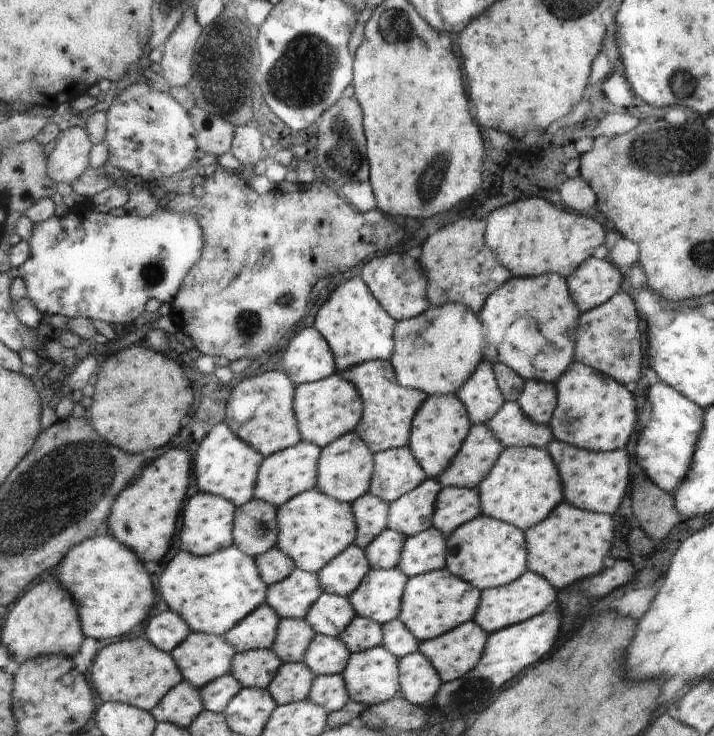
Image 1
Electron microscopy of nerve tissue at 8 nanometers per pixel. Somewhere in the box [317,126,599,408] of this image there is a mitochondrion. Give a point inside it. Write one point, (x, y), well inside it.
(430, 179)

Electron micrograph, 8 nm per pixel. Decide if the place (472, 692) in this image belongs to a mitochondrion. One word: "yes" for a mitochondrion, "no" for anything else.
yes

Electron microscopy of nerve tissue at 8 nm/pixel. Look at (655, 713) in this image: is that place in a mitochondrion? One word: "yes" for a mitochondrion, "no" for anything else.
no

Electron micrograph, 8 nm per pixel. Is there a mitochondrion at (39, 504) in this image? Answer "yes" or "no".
yes

